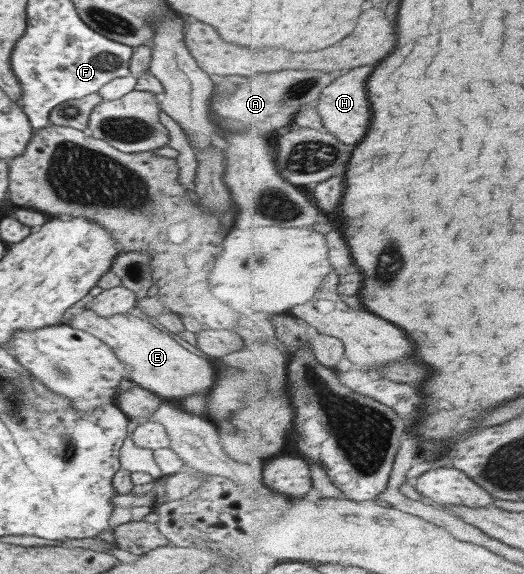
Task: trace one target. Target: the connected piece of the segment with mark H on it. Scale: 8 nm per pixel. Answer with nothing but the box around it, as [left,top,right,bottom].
[318,65,376,145]

